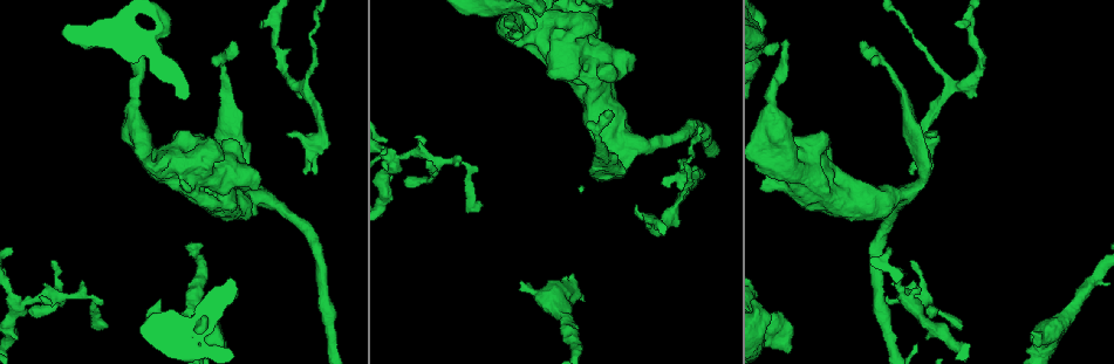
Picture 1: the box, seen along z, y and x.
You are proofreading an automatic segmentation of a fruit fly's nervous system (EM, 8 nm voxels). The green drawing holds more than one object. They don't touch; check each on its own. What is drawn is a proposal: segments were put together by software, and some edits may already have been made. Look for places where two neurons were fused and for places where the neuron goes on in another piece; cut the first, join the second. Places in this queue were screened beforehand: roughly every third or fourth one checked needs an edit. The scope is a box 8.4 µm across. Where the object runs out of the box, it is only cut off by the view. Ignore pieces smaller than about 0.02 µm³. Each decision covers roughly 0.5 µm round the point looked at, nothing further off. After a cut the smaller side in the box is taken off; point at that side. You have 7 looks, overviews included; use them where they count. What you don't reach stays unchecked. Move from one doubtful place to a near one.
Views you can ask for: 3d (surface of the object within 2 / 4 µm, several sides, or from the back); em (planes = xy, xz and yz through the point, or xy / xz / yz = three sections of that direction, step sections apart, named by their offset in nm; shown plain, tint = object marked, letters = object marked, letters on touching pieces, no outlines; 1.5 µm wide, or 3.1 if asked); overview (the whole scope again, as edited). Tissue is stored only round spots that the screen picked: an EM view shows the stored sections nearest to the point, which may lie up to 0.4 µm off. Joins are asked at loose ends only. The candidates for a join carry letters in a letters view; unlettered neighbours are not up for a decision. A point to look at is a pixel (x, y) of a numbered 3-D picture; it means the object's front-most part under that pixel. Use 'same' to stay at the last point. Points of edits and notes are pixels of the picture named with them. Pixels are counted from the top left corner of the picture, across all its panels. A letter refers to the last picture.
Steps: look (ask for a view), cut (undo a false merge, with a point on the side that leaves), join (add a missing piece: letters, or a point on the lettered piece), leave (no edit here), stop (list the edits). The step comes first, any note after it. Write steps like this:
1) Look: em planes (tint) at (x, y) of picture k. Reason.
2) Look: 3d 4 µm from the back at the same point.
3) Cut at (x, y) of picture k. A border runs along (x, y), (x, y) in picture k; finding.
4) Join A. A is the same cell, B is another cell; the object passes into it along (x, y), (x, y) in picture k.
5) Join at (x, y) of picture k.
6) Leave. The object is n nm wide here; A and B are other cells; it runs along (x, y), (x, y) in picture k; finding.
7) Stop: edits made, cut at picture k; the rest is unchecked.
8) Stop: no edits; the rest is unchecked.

Look: em planes (letters) at (222, 68) of picture 1. Thin neck.

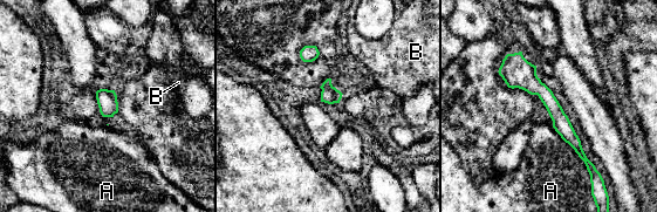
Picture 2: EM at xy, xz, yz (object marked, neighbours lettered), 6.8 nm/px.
Leave. The longest contact is with A, 440 nm; A and B are other cells; one neuron here.

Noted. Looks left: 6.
Look: 3d 2 µm at (910, 174) of picture 1. Free end.

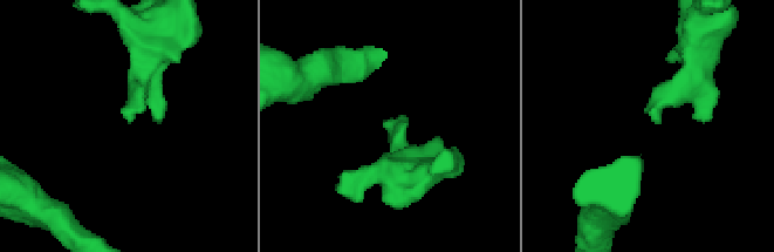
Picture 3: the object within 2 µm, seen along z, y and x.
Look: em xy step 4 (tint) at (391, 129) of picture 3. Now the EM.

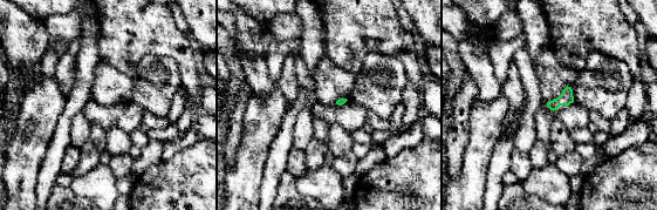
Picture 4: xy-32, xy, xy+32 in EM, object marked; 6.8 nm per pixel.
Look: em planes (letters) at the same point.

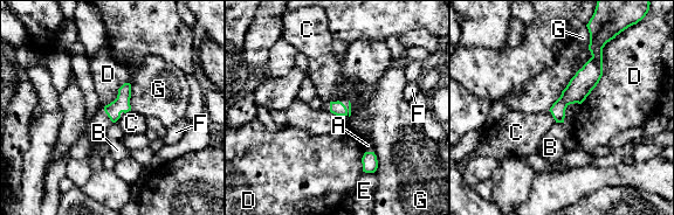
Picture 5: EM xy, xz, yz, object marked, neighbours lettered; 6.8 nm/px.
Leave. The object is 100 nm wide here; A, B, C, D, E, F and G are other cells; it runs along (598, 53), (558, 119) in picture 5; no lettered piece goes on from it.

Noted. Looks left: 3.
Look: 3d 4 µm from the back at (28, 309) of picture 1. Branch stops here.

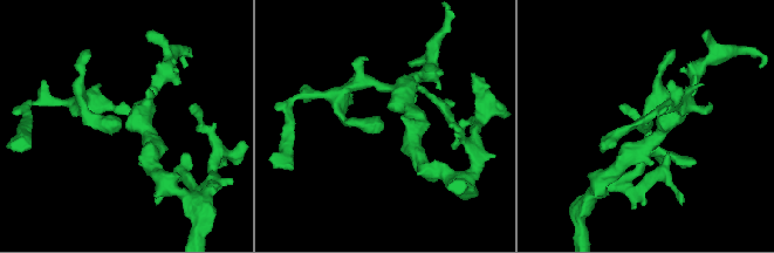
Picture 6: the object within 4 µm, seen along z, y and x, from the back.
Look: em xz step 4 (letters) at (382, 127) of picture 6.

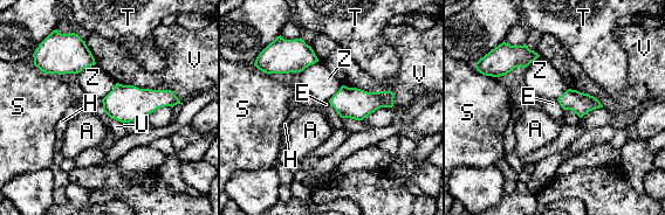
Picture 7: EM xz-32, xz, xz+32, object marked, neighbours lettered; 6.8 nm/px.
Look: em planes (letters) at the same point. Another direction.

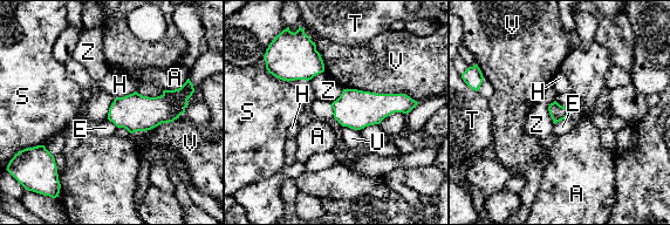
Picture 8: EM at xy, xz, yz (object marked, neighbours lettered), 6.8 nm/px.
Leave. The object is 120 nm wide here; A, E, H, S, T, U, V and Z are other cells; no lettered piece goes on from it.

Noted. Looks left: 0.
Stop: no edits; the rest is unchecked.

